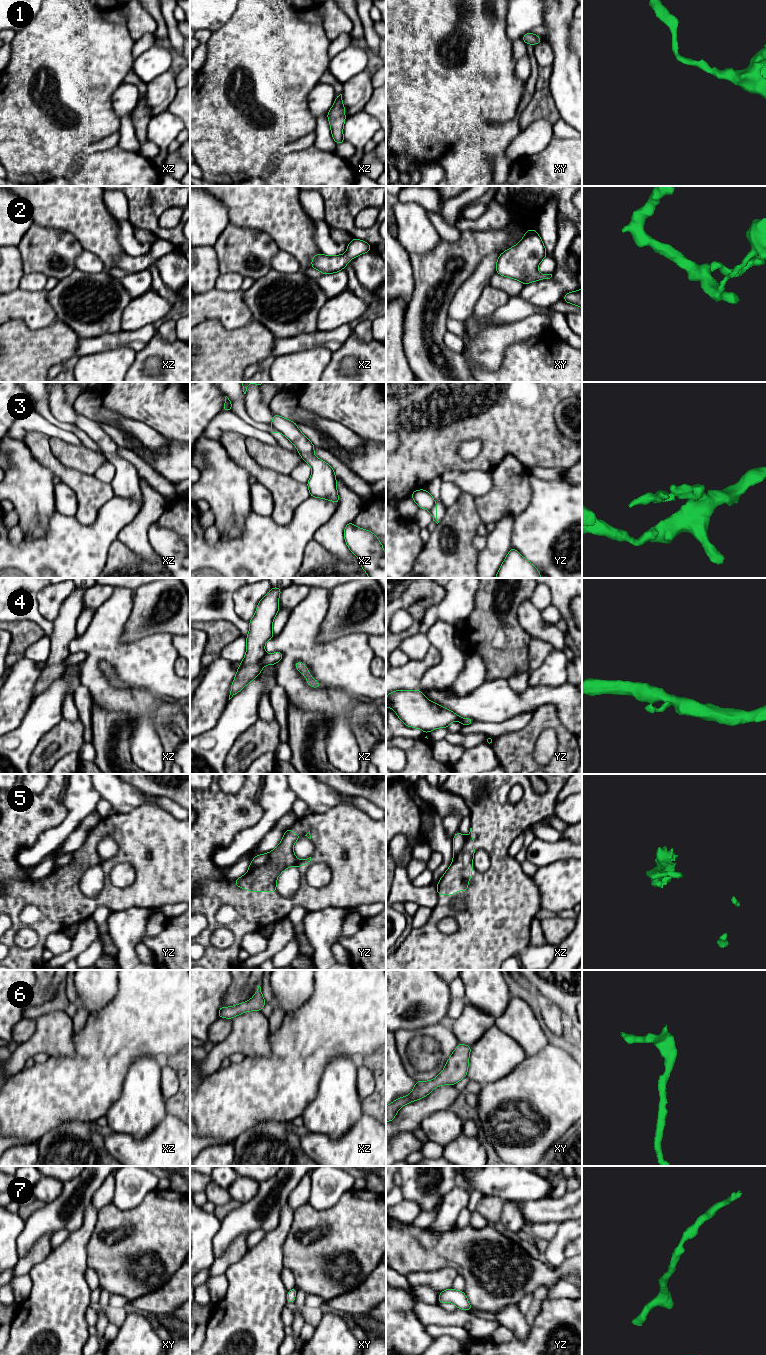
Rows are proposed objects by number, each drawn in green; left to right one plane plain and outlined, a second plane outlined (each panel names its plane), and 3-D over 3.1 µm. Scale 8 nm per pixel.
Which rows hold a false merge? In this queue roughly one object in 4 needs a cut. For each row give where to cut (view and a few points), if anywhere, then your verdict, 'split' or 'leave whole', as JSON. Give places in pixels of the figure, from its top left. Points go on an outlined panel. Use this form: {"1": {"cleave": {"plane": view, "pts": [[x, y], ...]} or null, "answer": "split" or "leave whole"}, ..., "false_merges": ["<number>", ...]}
{"1": {"cleave": null, "answer": "leave whole"}, "2": {"cleave": null, "answer": "leave whole"}, "3": {"cleave": {"plane": "yz", "pts": [[435, 503], [429, 510]]}, "answer": "split"}, "4": {"cleave": {"plane": "xz", "pts": [[266, 654], [260, 663], [261, 667]]}, "answer": "split"}, "5": {"cleave": {"plane": "yz", "pts": [[269, 854], [269, 857], [263, 863], [248, 870]]}, "answer": "split"}, "6": {"cleave": null, "answer": "leave whole"}, "7": {"cleave": null, "answer": "leave whole"}, "false_merges": ["3", "4", "5"]}

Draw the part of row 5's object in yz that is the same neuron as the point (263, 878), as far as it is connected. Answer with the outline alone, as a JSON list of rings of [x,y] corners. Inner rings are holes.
[[[288,828],[280,844],[269,852],[269,859],[262,865],[248,870],[247,873],[236,879],[234,883],[251,892],[277,892],[276,881],[278,876],[292,866],[306,866],[311,857],[298,860],[294,854],[293,846],[301,837]]]

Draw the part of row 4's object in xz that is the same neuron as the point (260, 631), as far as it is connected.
[[[272,589],[259,601],[255,615],[249,621],[249,633],[246,638],[247,650],[240,662],[231,686],[229,700],[254,680],[262,671],[261,661],[266,655],[265,643],[273,638],[272,624],[279,611],[279,595],[282,589]]]

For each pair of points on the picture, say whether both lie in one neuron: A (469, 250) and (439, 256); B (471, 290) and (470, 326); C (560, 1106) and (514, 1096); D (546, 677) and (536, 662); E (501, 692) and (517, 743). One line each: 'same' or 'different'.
A: same
B: different
C: same
D: different
E: different

